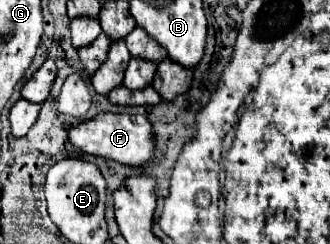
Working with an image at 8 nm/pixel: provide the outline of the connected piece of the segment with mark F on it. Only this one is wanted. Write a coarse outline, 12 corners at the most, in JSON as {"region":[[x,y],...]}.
{"region":[[97,113],[71,125],[83,153],[131,167],[153,159],[145,115]]}

